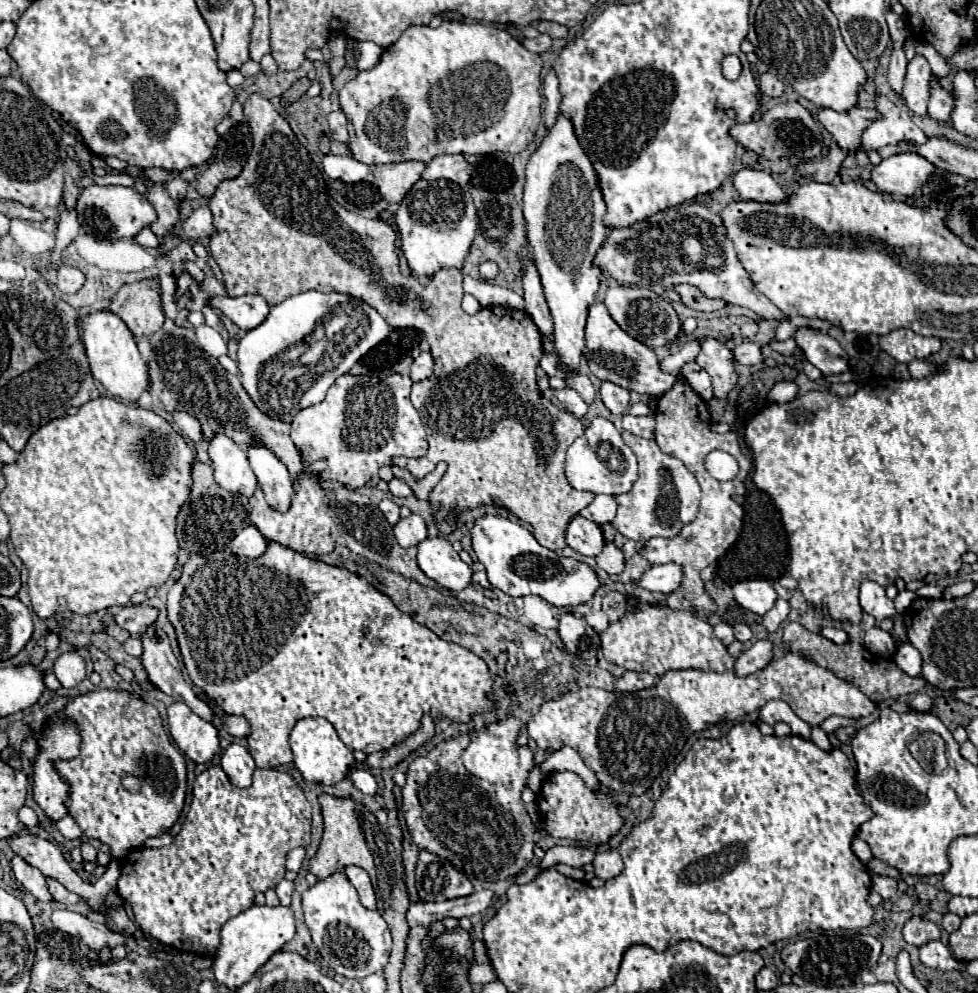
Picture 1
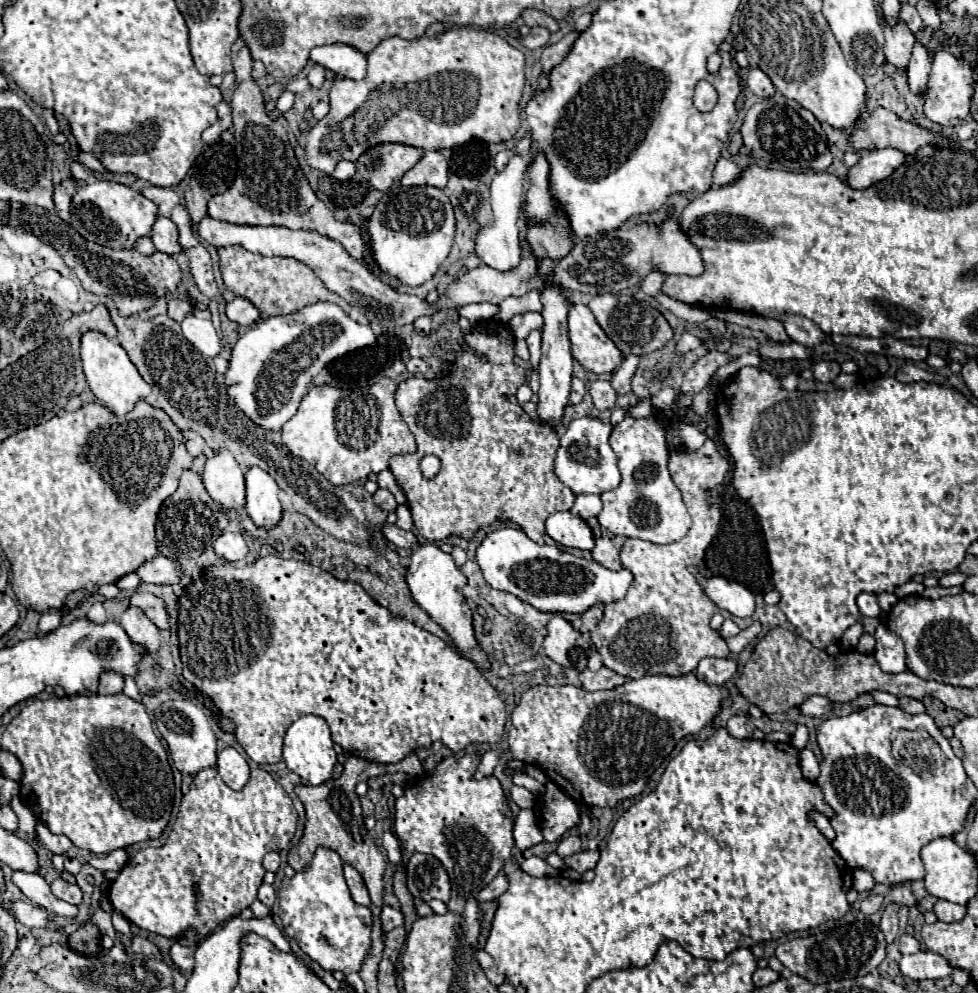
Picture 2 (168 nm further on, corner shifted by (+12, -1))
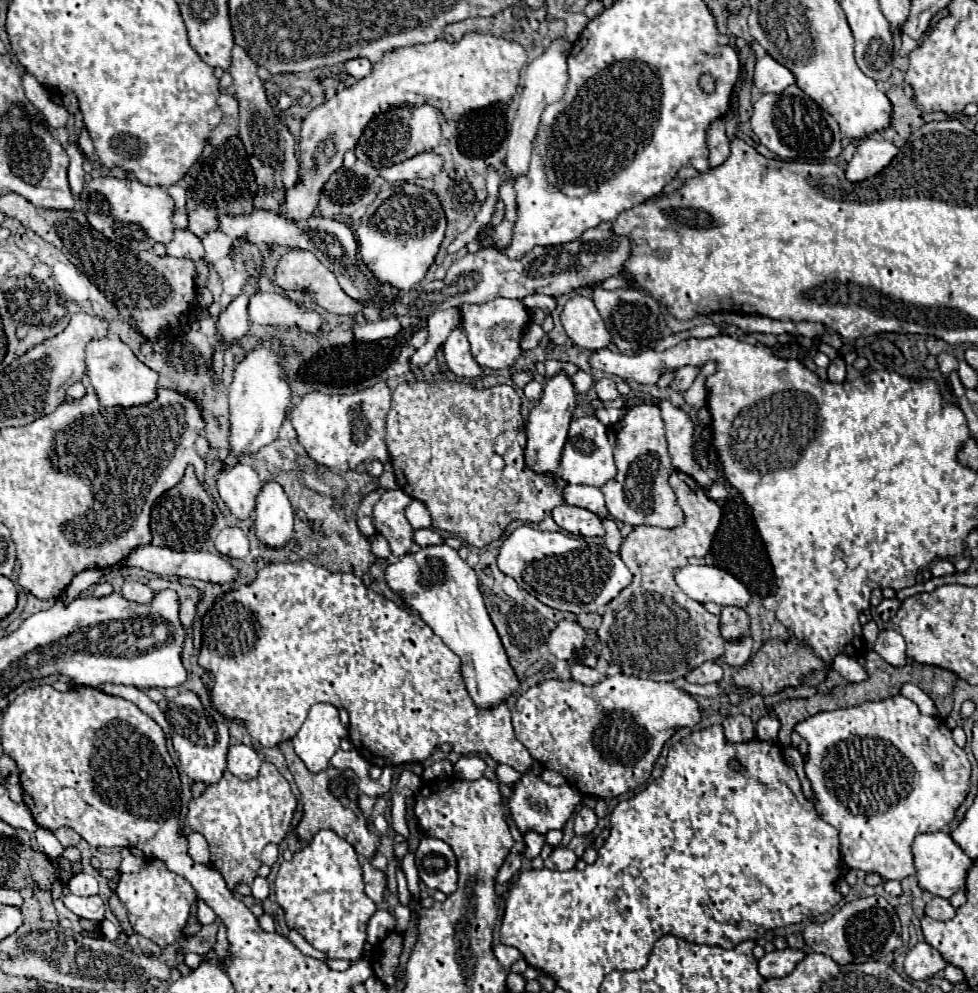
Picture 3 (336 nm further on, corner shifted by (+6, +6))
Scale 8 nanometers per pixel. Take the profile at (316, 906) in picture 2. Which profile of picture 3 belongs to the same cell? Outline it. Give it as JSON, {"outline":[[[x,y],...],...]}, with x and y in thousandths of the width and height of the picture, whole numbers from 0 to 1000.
{"outline":[[[339,836],[325,838],[319,848],[301,860],[297,868],[288,868],[282,884],[282,906],[288,912],[292,920],[292,931],[297,937],[303,937],[317,953],[331,959],[339,967],[368,967],[370,955],[374,949],[374,933],[378,922],[384,918],[384,910],[372,900],[370,880],[368,880],[368,868],[362,854],[350,846]]]}

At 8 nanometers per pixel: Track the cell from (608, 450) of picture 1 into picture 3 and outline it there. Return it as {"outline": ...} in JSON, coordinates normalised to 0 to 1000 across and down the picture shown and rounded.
{"outline":[[[595,419],[583,425],[581,443],[575,453],[575,463],[571,469],[571,479],[581,487],[601,487],[601,489],[618,489],[622,483],[630,479],[630,467],[626,459],[626,449],[622,445],[620,429],[609,419]]]}

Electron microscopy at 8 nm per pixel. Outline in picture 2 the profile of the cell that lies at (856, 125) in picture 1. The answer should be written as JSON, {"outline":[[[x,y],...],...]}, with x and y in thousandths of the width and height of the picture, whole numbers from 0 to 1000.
{"outline":[[[898,108],[888,120],[877,122],[871,132],[871,146],[875,150],[902,150],[916,148],[928,156],[935,156],[939,148],[947,144],[971,144],[959,134],[953,134],[935,124],[922,122],[916,114]]]}

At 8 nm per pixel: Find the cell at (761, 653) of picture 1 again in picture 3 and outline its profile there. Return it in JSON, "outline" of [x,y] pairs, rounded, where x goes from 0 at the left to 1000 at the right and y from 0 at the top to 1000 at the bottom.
{"outline":[[[726,665],[726,667],[720,667],[718,671],[710,673],[701,685],[708,687],[708,689],[724,689],[724,687],[736,687],[740,681],[740,671],[732,665]]]}

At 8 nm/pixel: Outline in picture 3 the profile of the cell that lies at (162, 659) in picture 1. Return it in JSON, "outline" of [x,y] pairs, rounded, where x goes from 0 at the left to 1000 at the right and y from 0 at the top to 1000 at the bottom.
{"outline":[[[129,584],[125,590],[125,600],[133,606],[141,606],[141,608],[153,608],[153,604],[157,602],[155,594],[149,588],[143,586],[133,586]]]}

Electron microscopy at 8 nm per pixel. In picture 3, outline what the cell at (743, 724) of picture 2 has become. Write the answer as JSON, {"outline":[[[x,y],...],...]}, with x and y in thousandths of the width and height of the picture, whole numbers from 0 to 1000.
{"outline":[[[761,719],[744,721],[738,731],[740,731],[742,745],[746,745],[746,747],[765,747],[765,745],[773,743],[771,727]]]}

